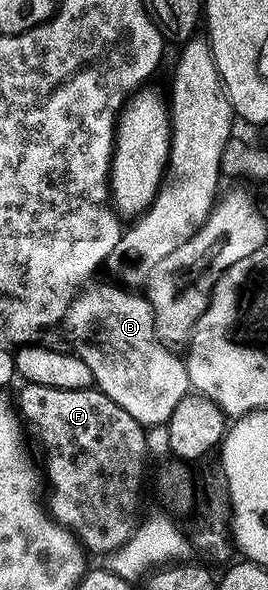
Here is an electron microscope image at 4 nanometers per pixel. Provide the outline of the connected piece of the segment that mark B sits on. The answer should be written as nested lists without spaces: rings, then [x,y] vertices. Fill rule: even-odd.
[[[119,286],[84,289],[71,303],[71,330],[76,340],[83,342],[77,347],[77,353],[89,364],[91,381],[102,394],[121,404],[121,408],[145,428],[159,428],[167,423],[173,416],[173,408],[189,393],[187,363],[159,343],[155,335],[155,314],[139,295],[142,293]]]

